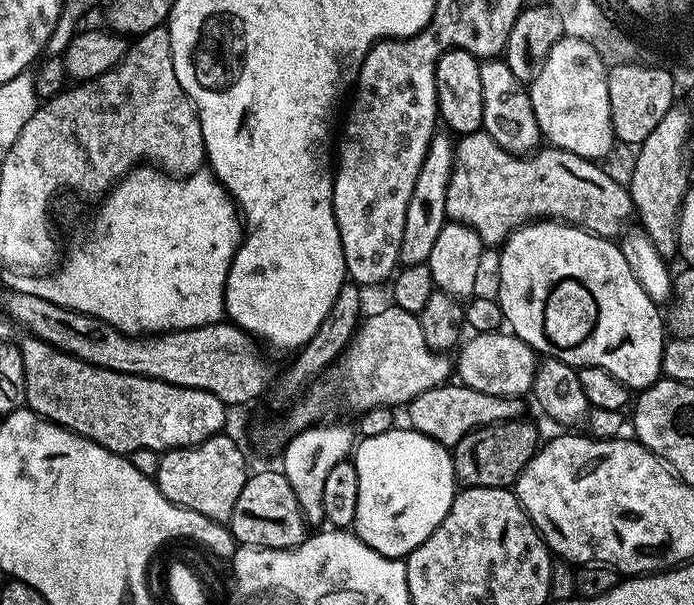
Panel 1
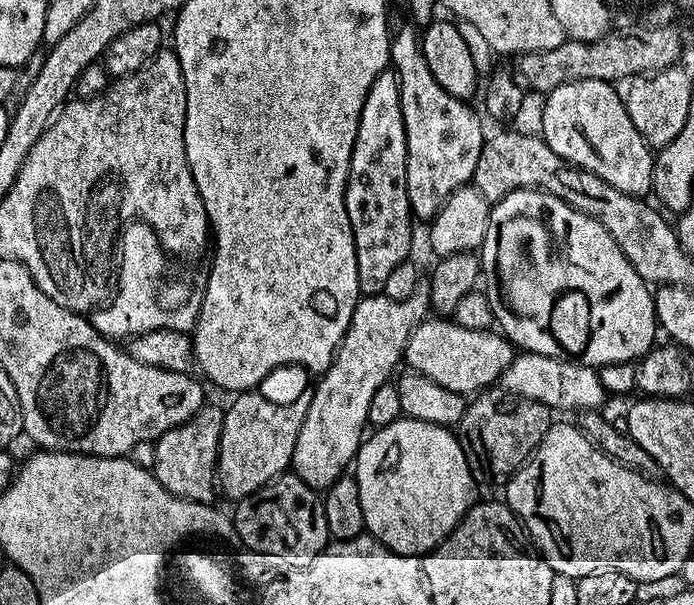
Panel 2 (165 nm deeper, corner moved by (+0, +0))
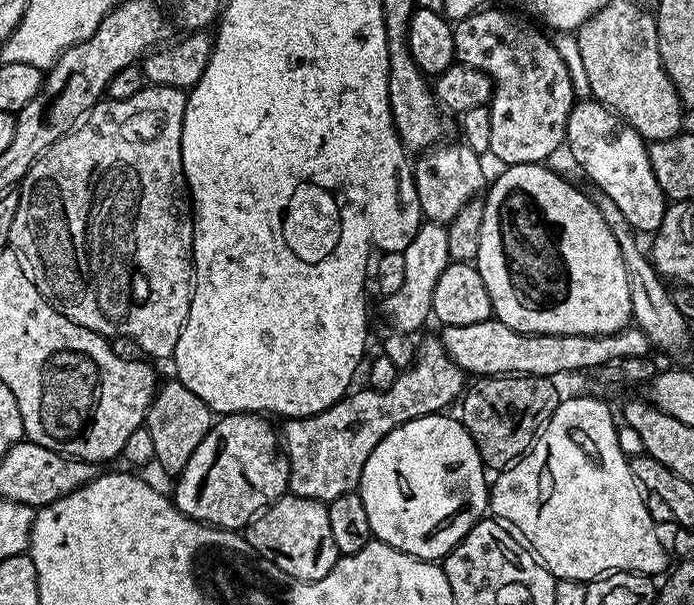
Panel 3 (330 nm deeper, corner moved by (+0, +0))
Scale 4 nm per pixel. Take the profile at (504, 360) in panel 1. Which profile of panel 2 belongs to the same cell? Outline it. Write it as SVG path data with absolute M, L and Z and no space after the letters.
M521 351L513 355L510 366L500 375L499 383L508 391L522 398L534 398L547 408L579 413L581 410L600 410L605 406L606 393L600 373L595 367L578 364L575 360L559 360L546 354Z

